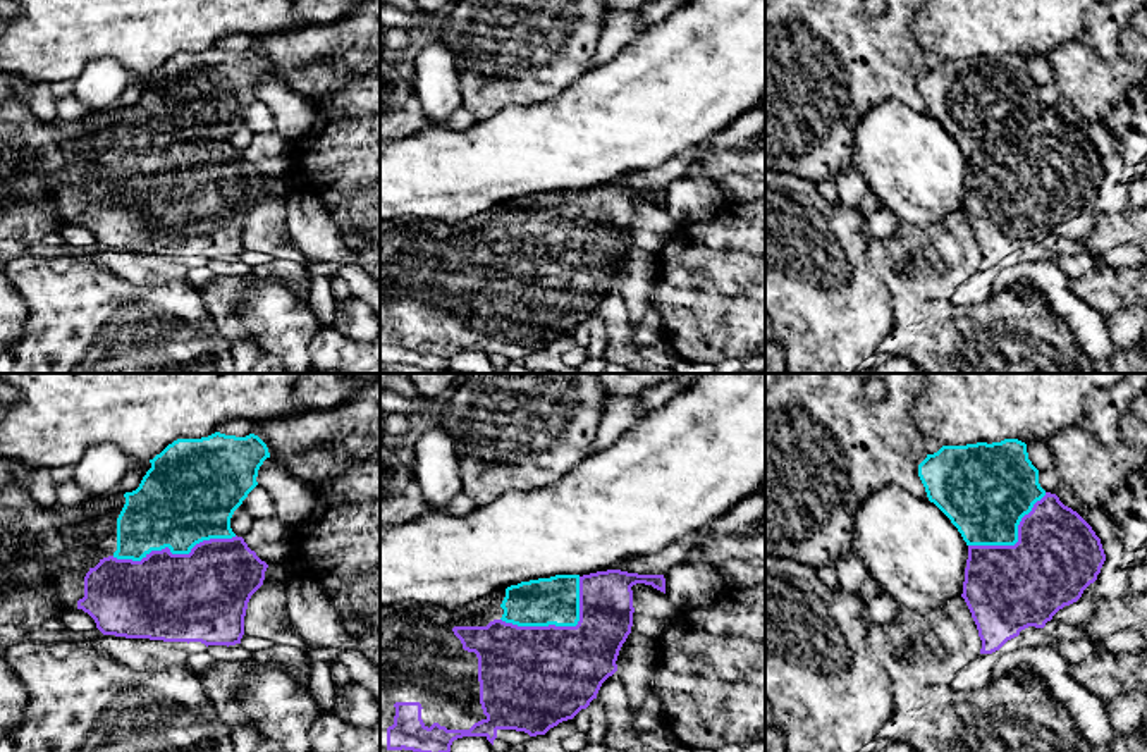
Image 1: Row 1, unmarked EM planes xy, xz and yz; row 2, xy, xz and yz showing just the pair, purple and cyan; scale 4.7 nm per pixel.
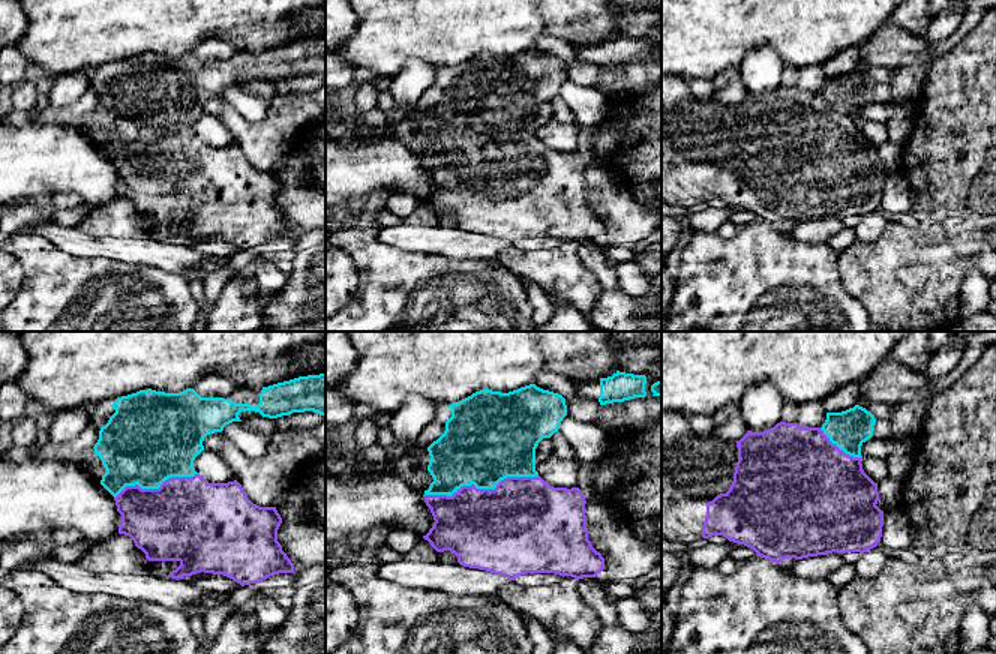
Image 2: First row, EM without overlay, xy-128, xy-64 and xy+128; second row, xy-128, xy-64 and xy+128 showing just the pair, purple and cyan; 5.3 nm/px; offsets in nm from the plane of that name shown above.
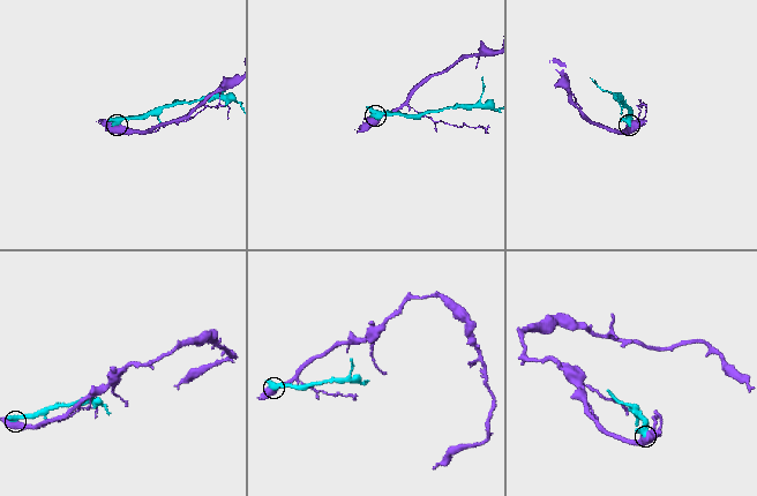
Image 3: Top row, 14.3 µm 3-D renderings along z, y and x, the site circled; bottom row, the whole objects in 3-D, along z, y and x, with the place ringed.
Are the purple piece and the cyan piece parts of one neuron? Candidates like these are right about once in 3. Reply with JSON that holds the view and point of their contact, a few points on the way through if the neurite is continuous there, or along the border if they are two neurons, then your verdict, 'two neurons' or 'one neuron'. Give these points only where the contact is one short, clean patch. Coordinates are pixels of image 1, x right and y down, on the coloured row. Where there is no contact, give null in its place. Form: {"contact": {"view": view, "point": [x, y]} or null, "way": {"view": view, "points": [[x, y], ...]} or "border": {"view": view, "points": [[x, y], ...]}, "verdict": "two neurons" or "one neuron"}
{"contact": {"view": "xy", "point": [174, 554]}, "verdict": "two neurons"}

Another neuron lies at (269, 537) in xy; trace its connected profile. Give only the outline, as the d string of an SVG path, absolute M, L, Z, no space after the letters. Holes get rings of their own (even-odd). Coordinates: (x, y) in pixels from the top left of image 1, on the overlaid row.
M255 518L244 542L267 564L285 564L291 554L291 528L279 518Z

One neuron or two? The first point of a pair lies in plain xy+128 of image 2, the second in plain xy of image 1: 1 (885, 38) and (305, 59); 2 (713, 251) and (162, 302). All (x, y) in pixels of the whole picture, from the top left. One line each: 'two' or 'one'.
1: one
2: one

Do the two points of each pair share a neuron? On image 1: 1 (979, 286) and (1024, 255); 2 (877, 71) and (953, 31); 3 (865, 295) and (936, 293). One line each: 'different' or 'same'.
1: same
2: different
3: different

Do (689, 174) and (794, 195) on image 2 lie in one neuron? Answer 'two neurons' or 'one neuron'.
one neuron

